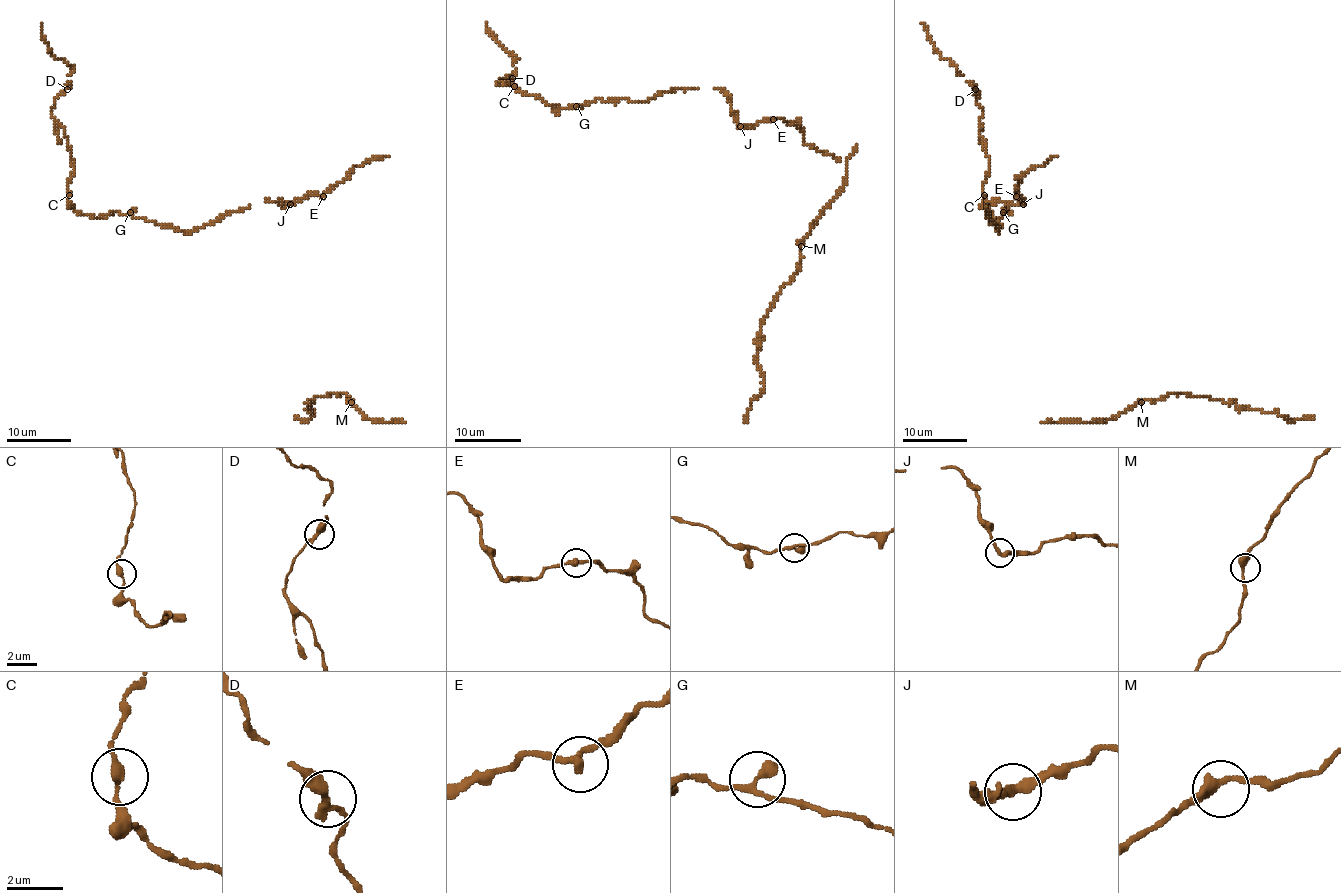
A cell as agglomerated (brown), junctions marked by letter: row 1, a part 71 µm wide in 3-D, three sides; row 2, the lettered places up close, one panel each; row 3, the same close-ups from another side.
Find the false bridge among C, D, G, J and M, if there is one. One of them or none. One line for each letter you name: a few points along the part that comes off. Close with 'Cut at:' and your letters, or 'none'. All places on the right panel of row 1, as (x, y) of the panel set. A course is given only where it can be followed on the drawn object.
Cut at: none

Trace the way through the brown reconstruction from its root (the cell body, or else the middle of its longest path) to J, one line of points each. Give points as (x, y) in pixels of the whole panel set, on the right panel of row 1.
J: (987, 201), (1022, 204)

